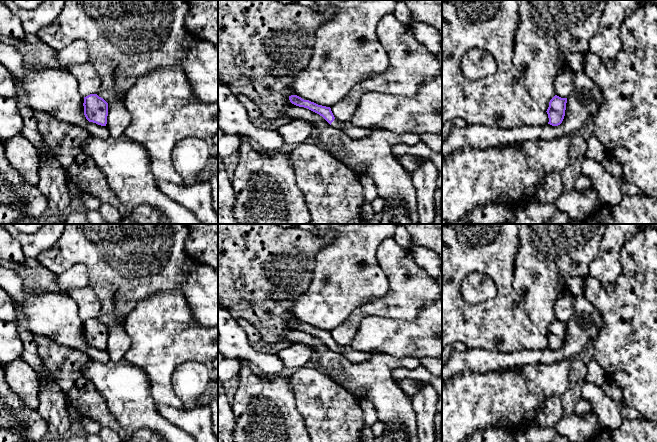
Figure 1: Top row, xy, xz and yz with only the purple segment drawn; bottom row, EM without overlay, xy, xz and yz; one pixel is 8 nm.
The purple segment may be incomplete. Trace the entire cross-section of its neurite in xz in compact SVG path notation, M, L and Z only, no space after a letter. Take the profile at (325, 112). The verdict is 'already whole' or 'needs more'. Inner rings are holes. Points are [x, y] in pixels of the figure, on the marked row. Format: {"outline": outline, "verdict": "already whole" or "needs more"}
{"outline": "M297 95L289 96L289 100L292 104L296 106L308 108L309 110L319 114L331 126L343 131L352 139L358 140L372 135L372 131L370 129L357 127L353 125L350 121L339 121L338 119L336 119L330 107L318 105L309 100L304 100Z", "verdict": "needs more"}

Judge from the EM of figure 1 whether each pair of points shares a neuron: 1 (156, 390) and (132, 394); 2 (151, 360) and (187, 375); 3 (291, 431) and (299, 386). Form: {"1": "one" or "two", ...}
{"1": "two", "2": "two", "3": "two"}

